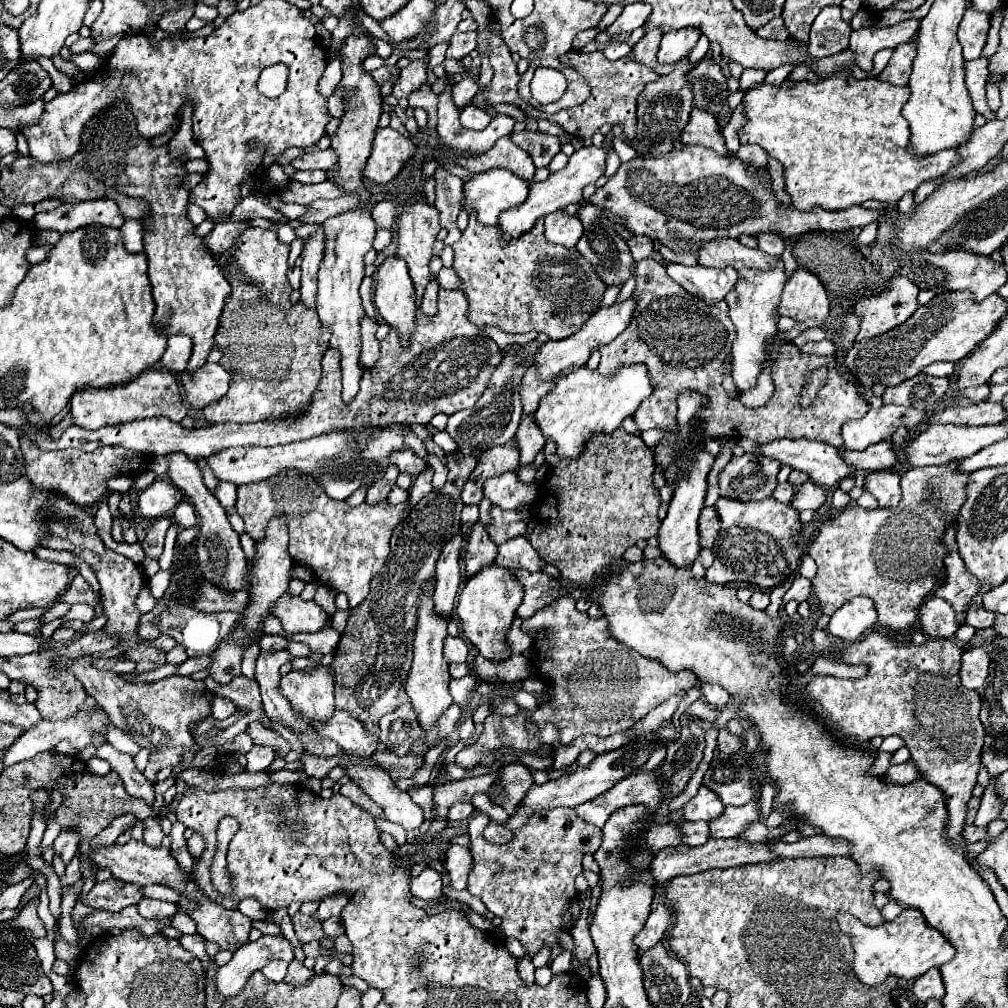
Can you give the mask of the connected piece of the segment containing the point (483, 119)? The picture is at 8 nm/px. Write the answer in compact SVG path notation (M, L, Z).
M467 105L467 107L461 109L461 117L459 119L461 119L461 125L463 127L479 131L479 129L485 129L487 127L487 123L491 121L491 115L485 109L481 109L481 107Z

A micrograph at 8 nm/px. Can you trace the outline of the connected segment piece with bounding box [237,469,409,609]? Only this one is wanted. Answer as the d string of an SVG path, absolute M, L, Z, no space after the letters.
M281 471L273 479L237 487L237 513L245 521L245 531L263 541L271 519L285 519L289 529L289 555L293 563L313 571L315 581L349 597L350 608L357 607L370 591L371 579L389 555L391 531L399 525L409 501L391 505L387 499L375 505L351 507L345 499L331 499L323 487L301 471Z

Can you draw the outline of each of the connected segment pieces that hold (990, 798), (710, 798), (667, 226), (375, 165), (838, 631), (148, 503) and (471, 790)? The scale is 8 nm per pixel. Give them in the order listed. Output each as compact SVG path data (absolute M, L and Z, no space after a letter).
M991 777L989 779L989 785L985 787L985 793L983 793L983 801L981 801L981 807L979 807L979 813L977 813L977 819L975 819L975 825L977 827L987 827L989 821L997 819L1001 807L1003 807L1003 801L997 793L997 785L995 785L995 779L997 777Z
M701 785L699 793L683 807L687 821L713 821L721 817L723 811L725 811L725 805L721 803L719 795L705 785Z
M685 145L681 151L675 149L659 159L631 159L621 163L619 171L593 193L589 203L623 217L625 229L661 241L675 255L701 251L703 245L699 243L725 237L739 239L741 235L759 233L795 237L817 229L847 231L859 225L865 227L879 215L879 211L865 211L859 205L845 211L825 211L821 207L797 211L793 205L779 205L769 171L759 169L751 175L747 163L739 157L721 157L699 145Z
M379 127L375 131L373 149L365 163L363 177L383 185L399 175L405 161L415 153L415 145L409 137L391 127Z
M853 597L837 609L829 621L829 633L843 641L857 641L877 623L877 611L869 597Z
M155 481L139 495L137 505L143 517L155 519L155 517L169 515L169 511L173 511L179 501L183 501L181 489L177 489L169 481Z
M487 773L479 777L467 777L461 781L449 781L445 785L439 785L433 789L433 807L437 807L437 813L433 811L433 817L447 817L447 811L453 803L459 801L471 801L475 793L485 793L491 799L491 787L497 783L499 773Z

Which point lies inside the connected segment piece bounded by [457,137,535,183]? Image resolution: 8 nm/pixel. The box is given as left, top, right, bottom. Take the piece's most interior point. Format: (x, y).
(506, 154)

